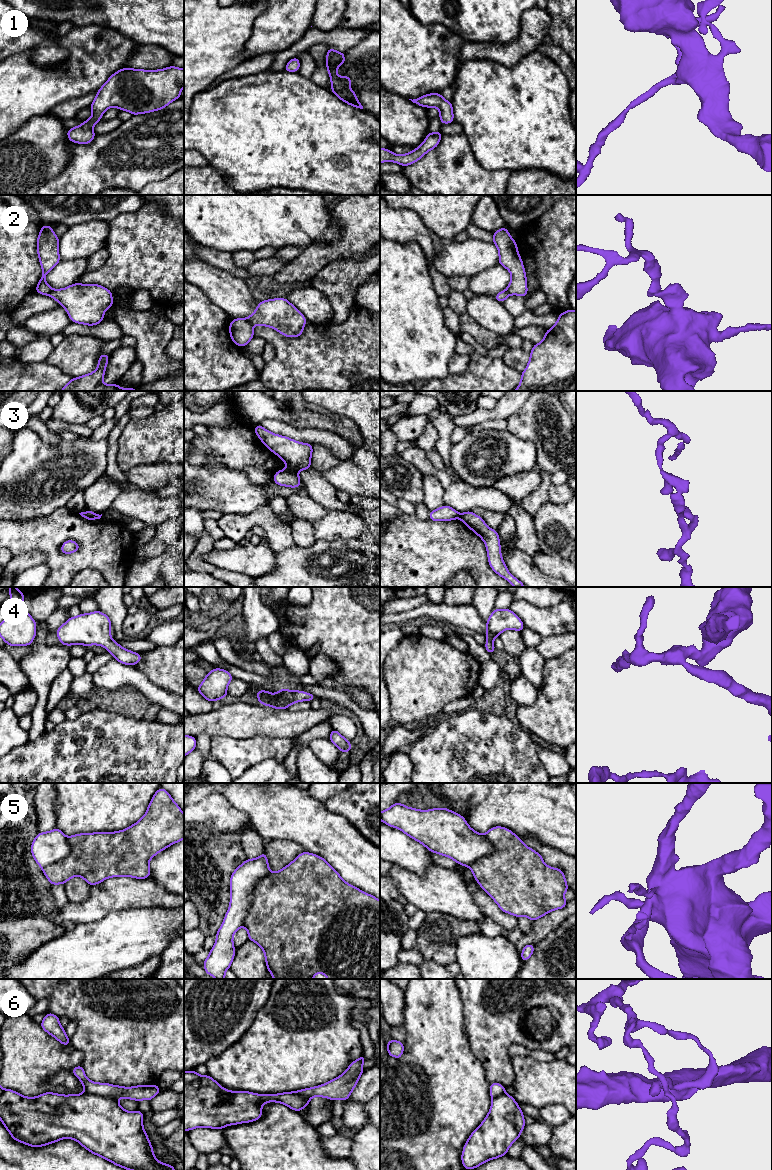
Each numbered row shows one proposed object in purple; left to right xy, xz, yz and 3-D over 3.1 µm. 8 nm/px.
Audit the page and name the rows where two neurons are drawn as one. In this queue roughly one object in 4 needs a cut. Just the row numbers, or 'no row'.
2, 3, 6

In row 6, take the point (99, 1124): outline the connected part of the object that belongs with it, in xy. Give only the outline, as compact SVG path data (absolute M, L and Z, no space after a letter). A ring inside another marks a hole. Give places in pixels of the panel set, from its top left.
M0 1087L0 1120L11 1137L31 1147L46 1146L69 1138L92 1154L127 1170L176 1170L160 1163L143 1129L144 1114L124 1110L116 1100L90 1093L62 1095L52 1092L25 1097Z

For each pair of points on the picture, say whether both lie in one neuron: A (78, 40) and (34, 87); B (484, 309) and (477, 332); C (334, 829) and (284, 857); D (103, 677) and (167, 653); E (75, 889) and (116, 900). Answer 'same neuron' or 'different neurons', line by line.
A: same neuron
B: different neurons
C: different neurons
D: different neurons
E: different neurons

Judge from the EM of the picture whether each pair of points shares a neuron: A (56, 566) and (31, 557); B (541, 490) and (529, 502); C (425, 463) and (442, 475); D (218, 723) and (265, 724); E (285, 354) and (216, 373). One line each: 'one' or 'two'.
A: two
B: one
C: one
D: one
E: two

